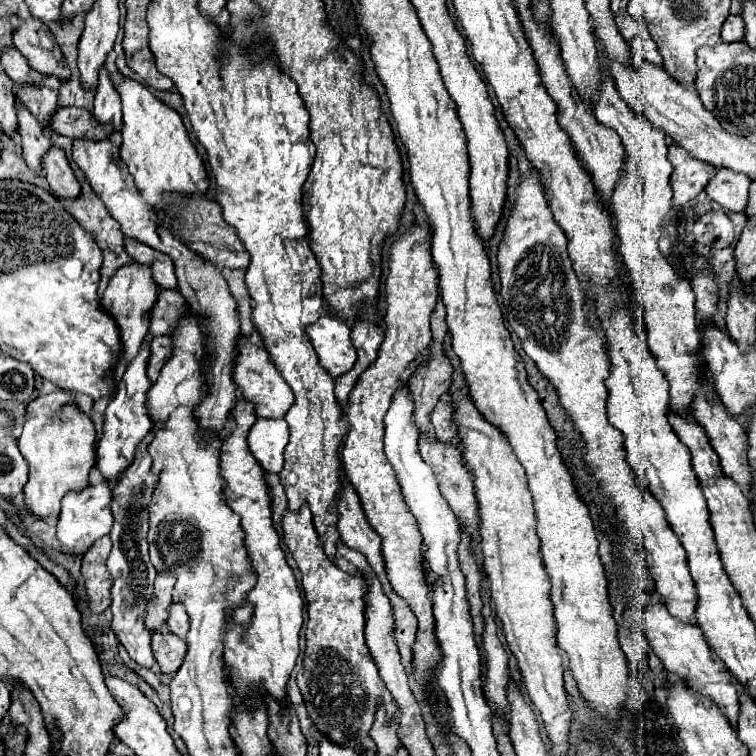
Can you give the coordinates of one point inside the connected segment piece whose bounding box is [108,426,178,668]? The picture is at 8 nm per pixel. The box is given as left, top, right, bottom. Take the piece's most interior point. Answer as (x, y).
(133, 574)

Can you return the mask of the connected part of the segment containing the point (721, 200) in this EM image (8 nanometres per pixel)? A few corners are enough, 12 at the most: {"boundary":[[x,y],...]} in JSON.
{"boundary":[[718,168],[706,194],[730,212],[748,204],[748,176]]}

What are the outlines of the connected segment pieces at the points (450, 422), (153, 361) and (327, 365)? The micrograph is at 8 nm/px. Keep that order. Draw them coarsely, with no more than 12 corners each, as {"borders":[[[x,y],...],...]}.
{"borders":[[[440,400],[432,412],[436,438],[450,442],[458,434],[452,404]],[[172,338],[152,340],[148,378],[156,382],[160,368],[172,356]],[[322,316],[306,328],[322,368],[338,378],[356,362],[350,326]]]}

